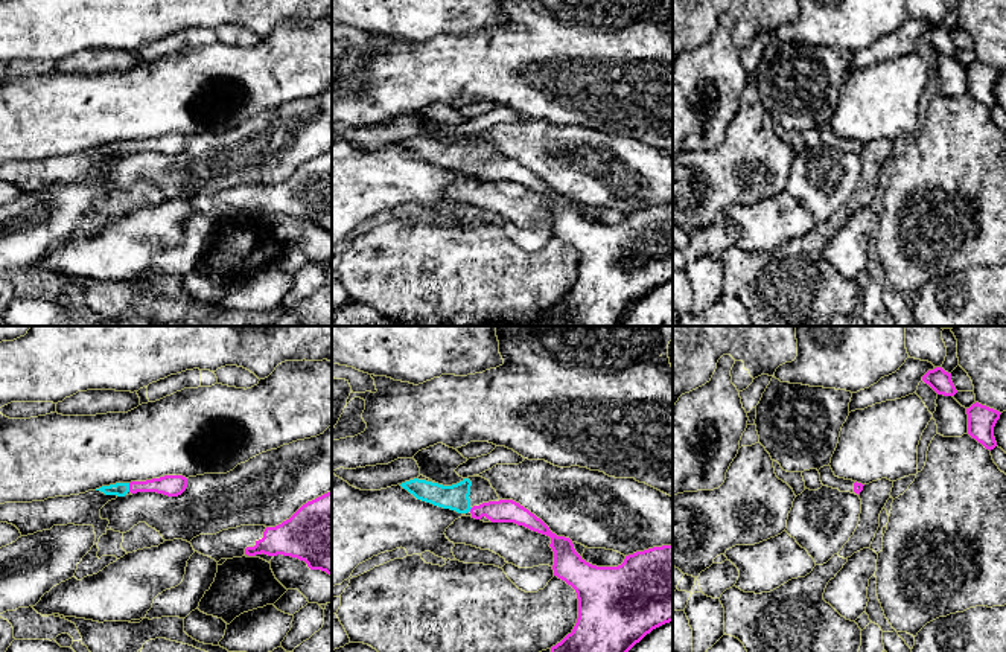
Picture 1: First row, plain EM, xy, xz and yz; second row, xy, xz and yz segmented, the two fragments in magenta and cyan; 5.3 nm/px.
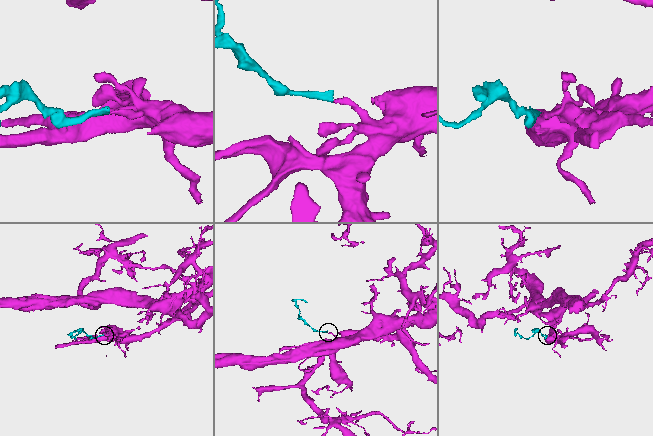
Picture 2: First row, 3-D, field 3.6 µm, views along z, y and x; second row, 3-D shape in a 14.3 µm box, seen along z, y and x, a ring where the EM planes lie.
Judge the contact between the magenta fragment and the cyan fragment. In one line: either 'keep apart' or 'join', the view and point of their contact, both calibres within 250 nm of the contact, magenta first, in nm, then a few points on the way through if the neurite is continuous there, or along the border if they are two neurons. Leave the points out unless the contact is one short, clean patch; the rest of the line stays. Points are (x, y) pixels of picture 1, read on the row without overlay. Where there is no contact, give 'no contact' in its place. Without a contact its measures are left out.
join; meets magenta in xy at (130, 147); 110 nm thick on the magenta side, 80 nm on the other; runs through xy (169, 143), (130, 147), (120, 148)

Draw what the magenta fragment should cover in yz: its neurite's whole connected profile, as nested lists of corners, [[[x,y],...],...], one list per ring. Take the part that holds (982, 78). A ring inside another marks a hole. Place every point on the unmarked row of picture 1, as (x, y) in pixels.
[[[979,61],[966,67],[968,73],[968,93],[982,102],[986,108],[994,108],[997,105],[994,96],[994,85],[1000,78],[1000,70],[982,64]]]

